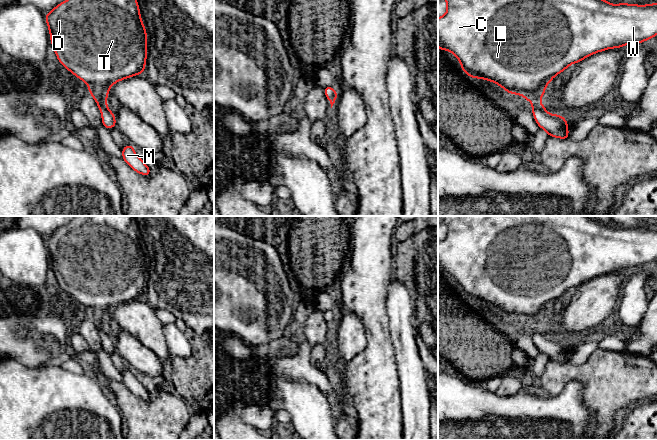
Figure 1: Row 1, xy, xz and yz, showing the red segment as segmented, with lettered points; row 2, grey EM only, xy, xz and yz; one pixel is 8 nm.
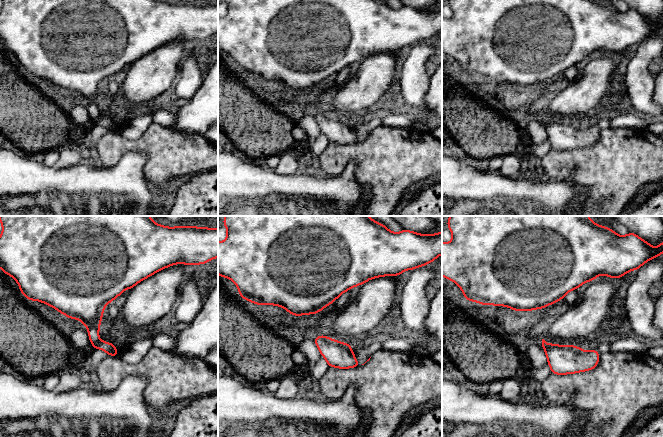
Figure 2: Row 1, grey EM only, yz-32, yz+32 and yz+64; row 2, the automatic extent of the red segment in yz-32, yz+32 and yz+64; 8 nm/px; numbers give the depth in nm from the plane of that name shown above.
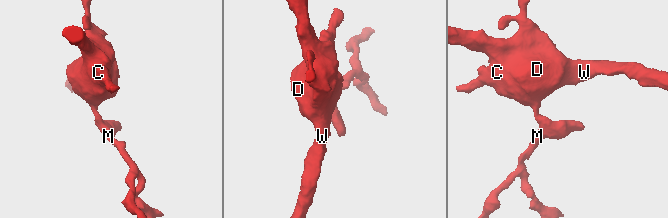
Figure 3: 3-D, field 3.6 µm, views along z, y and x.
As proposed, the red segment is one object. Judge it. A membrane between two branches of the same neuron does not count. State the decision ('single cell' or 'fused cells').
single cell

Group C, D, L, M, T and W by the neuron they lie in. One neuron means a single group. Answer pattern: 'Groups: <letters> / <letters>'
Groups: C D L M T W

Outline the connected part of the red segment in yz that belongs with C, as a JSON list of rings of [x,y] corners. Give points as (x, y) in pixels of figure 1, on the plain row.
[[[444,216],[443,222],[447,226],[447,236],[438,242],[438,271],[441,274],[451,275],[460,285],[462,295],[475,302],[492,305],[510,318],[522,319],[527,325],[531,325],[532,337],[538,350],[547,355],[548,360],[568,363],[568,346],[564,340],[550,338],[545,330],[540,327],[545,318],[545,312],[549,306],[559,297],[563,296],[572,287],[579,287],[584,282],[606,273],[624,271],[629,267],[640,268],[657,259],[657,227],[649,229],[634,229],[619,227],[613,229],[606,224],[598,222],[591,216]]]

